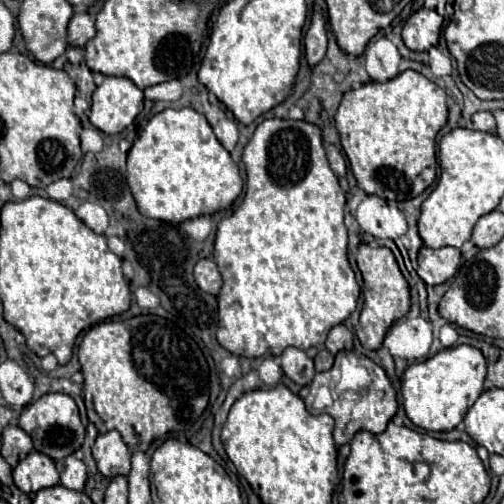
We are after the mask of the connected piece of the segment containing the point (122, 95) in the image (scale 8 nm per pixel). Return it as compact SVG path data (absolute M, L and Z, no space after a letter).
M105 77L105 81L93 91L91 123L107 133L121 133L143 109L143 91L127 77Z

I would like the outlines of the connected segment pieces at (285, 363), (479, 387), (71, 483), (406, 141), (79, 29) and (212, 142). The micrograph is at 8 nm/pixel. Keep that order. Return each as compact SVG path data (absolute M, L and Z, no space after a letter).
M287 347L283 351L283 355L279 357L279 363L283 367L283 373L299 385L309 385L313 375L315 375L313 359L309 359L303 349Z
M455 345L439 351L435 357L413 363L403 375L403 407L407 417L425 431L451 431L455 429L467 409L483 393L483 381L487 375L487 361L483 353L471 345Z
M69 455L59 461L59 469L61 469L61 485L63 487L83 491L85 481L87 481L87 469L81 459L77 459L75 455Z
M403 71L397 77L383 83L363 83L359 89L351 89L343 95L335 113L335 125L339 129L341 146L357 185L369 193L387 201L405 201L423 193L437 175L435 139L441 127L447 123L447 95L441 87L429 81L417 71Z
M75 13L67 28L67 42L73 47L85 47L95 37L95 25L87 13Z
M165 109L149 119L127 155L127 183L145 217L181 223L229 209L243 189L239 167L217 141L205 115L195 109Z

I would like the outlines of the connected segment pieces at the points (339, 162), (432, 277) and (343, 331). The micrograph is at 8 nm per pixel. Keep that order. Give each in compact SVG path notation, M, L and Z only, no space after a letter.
M325 143L325 151L327 151L327 159L329 159L329 165L331 165L333 173L337 177L345 177L347 165L345 165L345 157L341 155L341 151L335 145L331 145L331 143Z
M421 247L417 275L427 285L445 283L447 279L451 279L457 273L459 259L461 259L461 253L455 247L441 247L441 249Z
M341 323L341 325L335 325L329 335L327 335L327 341L325 341L325 349L333 355L337 355L339 351L351 351L353 349L353 335L351 331Z

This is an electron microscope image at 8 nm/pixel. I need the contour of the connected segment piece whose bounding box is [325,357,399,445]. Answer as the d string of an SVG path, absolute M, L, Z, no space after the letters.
M361 357L361 365L367 367L371 371L371 377L373 377L373 383L369 385L367 395L363 395L363 397L347 395L343 401L335 397L333 405L325 409L325 413L329 413L335 419L335 443L337 445L349 443L357 431L369 431L375 435L383 433L387 423L391 421L391 417L397 413L397 407L399 407L397 393L395 393L395 389L391 389L391 381L387 379L385 371L377 363L373 363L369 357Z

